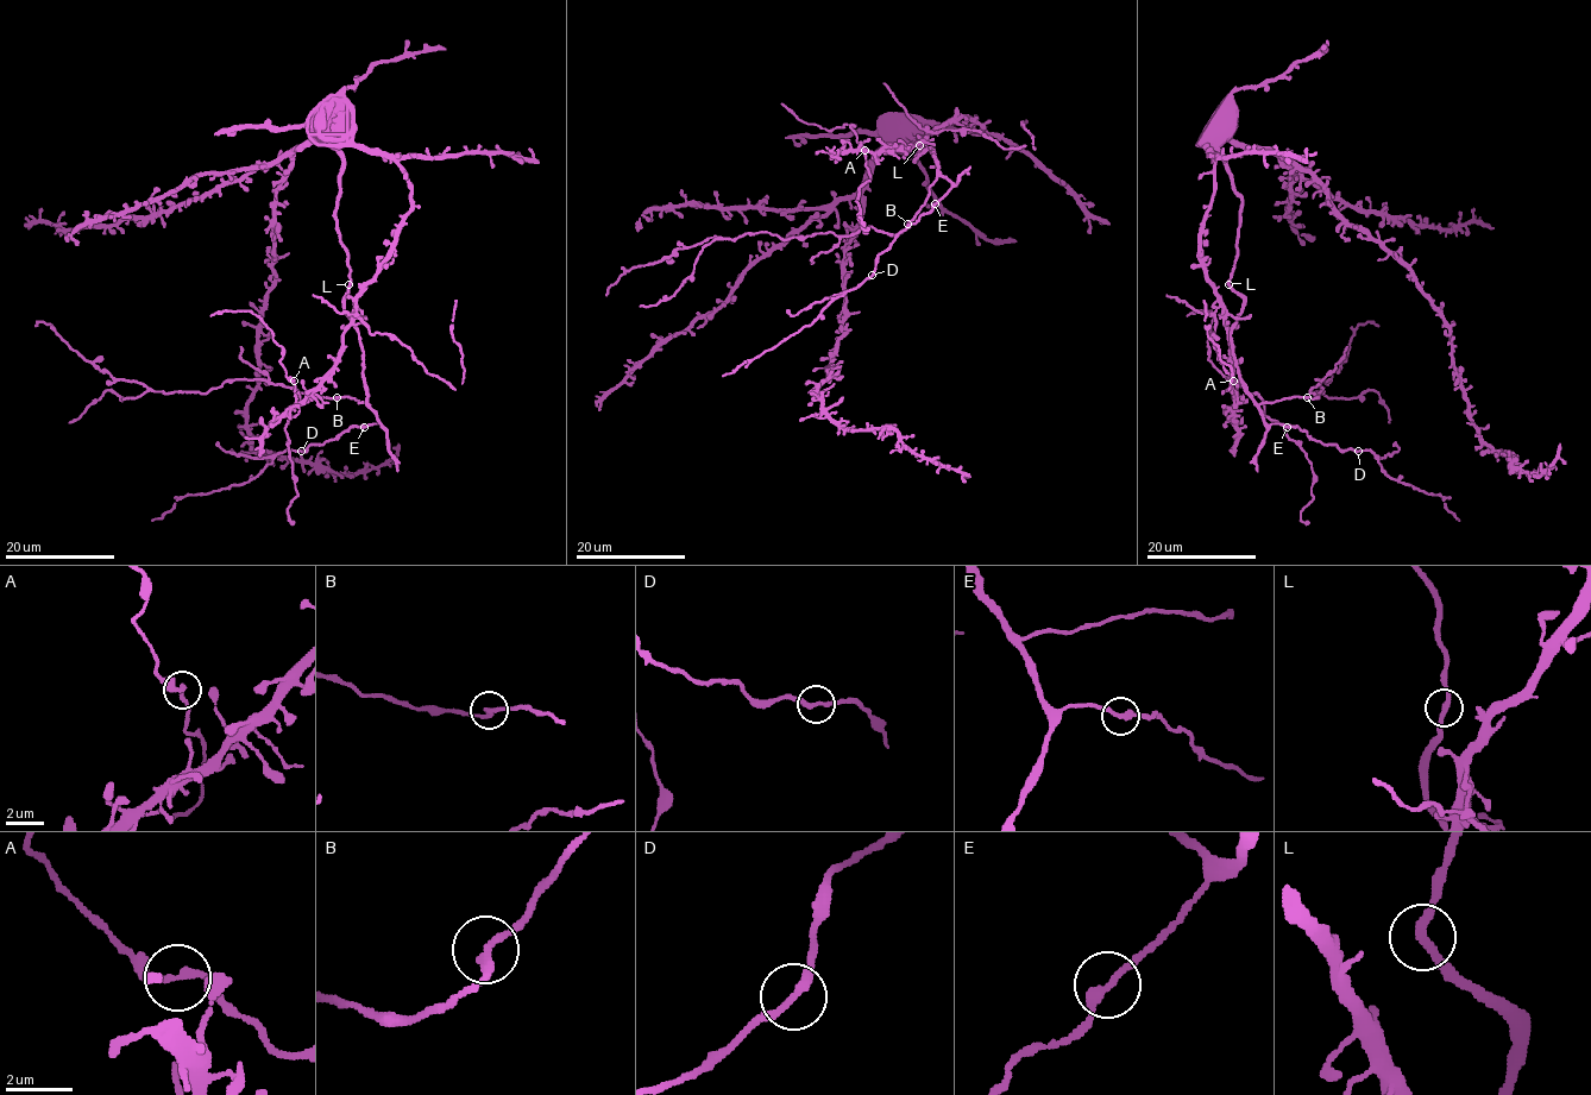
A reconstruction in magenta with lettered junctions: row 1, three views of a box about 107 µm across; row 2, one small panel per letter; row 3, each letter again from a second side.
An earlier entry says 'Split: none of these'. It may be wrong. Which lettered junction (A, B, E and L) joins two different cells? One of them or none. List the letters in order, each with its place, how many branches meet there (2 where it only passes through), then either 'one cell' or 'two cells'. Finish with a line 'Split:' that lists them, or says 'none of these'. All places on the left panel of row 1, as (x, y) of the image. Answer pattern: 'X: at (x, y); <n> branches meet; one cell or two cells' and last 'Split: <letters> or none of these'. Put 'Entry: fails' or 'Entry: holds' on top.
Entry: holds
A: at (294, 381); 2 branches meet; one cell
B: at (337, 397); 2 branches meet; one cell
E: at (364, 427); 2 branches meet; one cell
L: at (348, 284); 2 branches meet; one cell
Split: none of these

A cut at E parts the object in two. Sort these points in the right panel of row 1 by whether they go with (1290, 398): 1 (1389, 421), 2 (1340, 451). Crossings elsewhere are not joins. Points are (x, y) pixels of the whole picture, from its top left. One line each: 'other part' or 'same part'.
1: same part
2: other part

